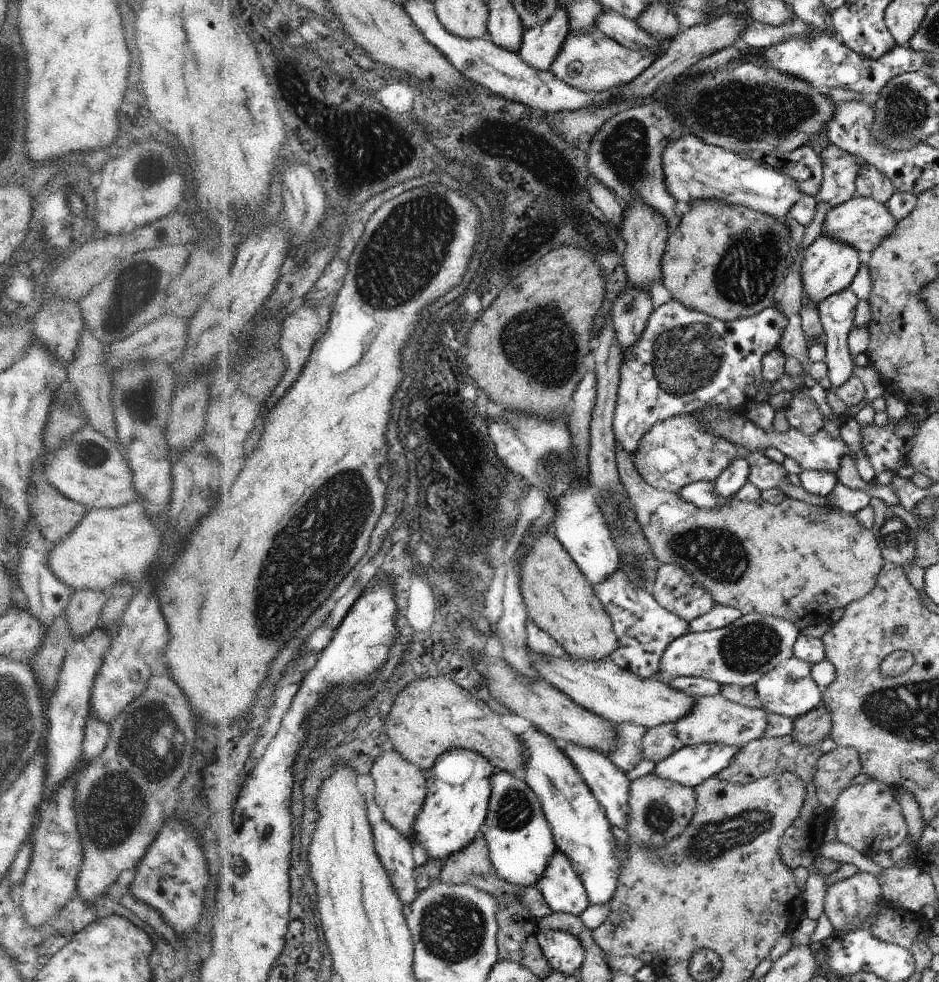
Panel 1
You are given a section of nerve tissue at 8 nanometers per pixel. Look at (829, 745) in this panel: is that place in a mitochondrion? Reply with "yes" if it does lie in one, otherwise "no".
no

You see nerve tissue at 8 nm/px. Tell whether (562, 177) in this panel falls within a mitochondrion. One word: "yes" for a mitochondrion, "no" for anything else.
yes

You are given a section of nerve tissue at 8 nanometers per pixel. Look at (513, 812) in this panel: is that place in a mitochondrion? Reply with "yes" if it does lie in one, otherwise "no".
yes

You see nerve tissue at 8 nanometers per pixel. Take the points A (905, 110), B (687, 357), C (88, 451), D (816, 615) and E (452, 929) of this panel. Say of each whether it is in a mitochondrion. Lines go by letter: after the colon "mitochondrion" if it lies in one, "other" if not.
A: mitochondrion
B: mitochondrion
C: mitochondrion
D: other
E: mitochondrion

